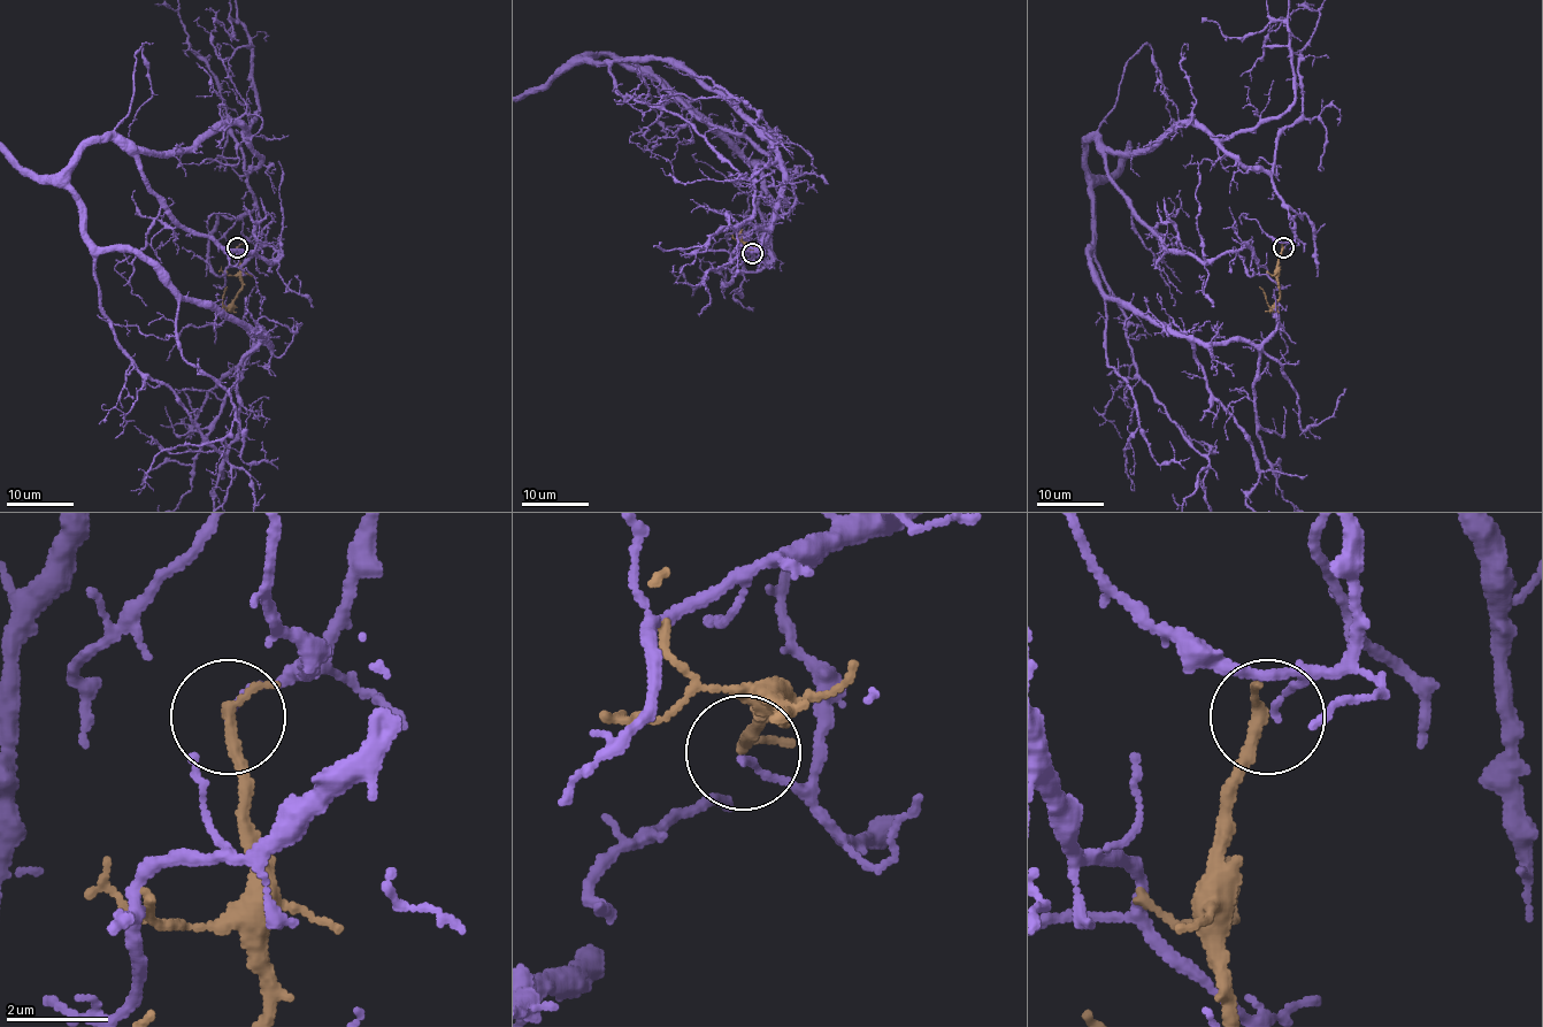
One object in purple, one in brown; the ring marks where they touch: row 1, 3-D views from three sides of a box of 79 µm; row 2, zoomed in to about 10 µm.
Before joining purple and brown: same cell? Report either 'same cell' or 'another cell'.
another cell

